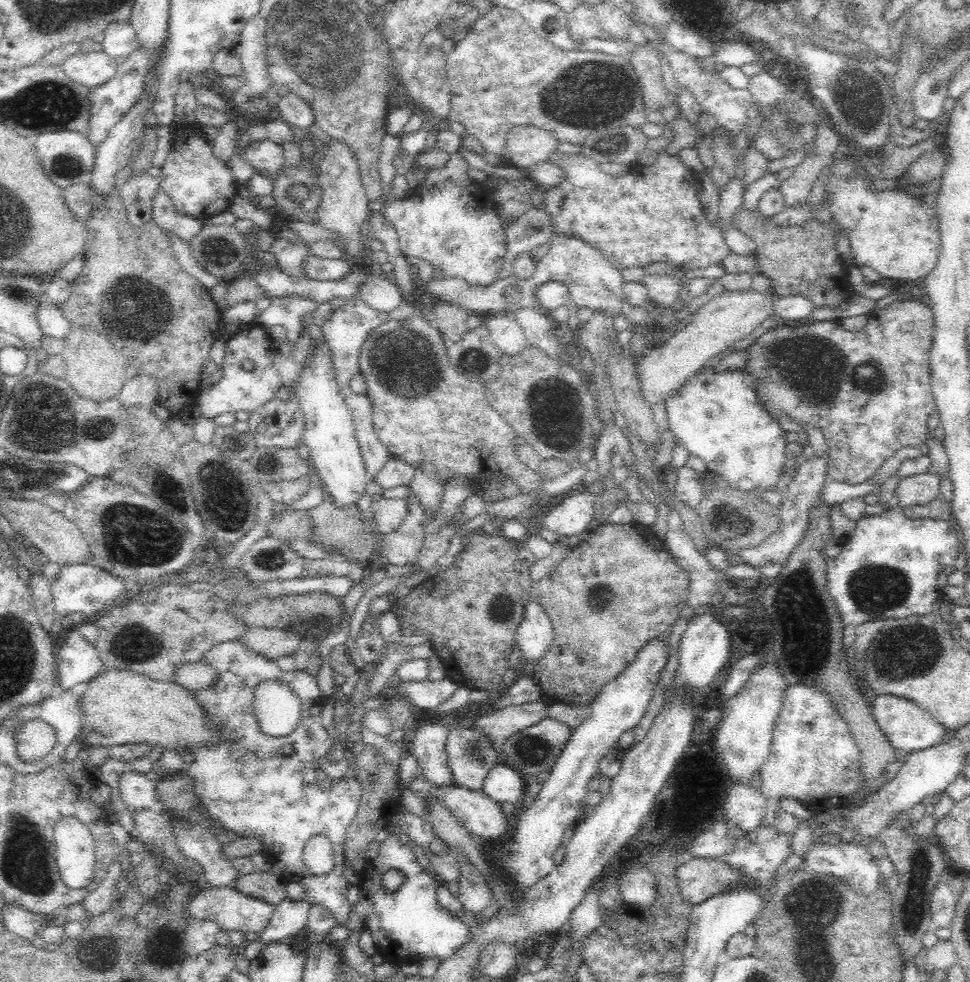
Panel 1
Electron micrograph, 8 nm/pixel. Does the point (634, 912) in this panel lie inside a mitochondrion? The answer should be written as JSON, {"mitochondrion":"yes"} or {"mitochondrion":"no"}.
{"mitochondrion":"no"}

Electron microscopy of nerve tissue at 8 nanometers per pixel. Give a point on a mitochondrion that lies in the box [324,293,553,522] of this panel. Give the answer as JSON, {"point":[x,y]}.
{"point":[404,362]}

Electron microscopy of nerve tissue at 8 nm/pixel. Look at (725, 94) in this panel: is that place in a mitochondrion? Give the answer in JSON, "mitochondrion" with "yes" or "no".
{"mitochondrion":"no"}

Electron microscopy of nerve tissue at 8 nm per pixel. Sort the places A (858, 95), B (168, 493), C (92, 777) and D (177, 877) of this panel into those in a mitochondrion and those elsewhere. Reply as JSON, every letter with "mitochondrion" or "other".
{"A":"mitochondrion","B":"mitochondrion","C":"other","D":"other"}

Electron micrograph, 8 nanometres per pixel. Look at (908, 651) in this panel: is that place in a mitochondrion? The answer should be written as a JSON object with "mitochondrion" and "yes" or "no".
{"mitochondrion":"yes"}

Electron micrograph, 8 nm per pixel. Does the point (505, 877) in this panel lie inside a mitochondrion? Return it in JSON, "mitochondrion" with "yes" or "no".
{"mitochondrion":"no"}

